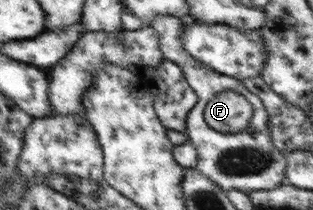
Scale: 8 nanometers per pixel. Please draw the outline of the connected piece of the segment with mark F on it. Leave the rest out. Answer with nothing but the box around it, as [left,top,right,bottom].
[144,17,285,194]

